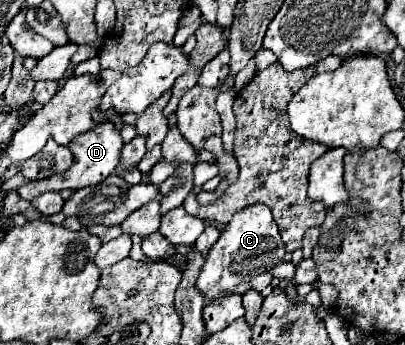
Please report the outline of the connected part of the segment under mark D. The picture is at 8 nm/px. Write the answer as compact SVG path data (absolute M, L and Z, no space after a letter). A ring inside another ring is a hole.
M100 123L96 125L94 129L78 135L76 139L72 139L72 143L68 145L68 149L72 151L74 155L74 165L62 173L62 175L52 175L50 179L42 179L42 181L26 181L24 185L20 185L16 189L16 193L26 199L26 201L32 201L36 195L40 193L46 193L46 191L60 191L60 189L82 189L82 187L94 187L98 185L100 181L104 181L118 165L118 157L120 157L120 151L122 151L122 137L120 137L120 131L116 129L114 123Z

